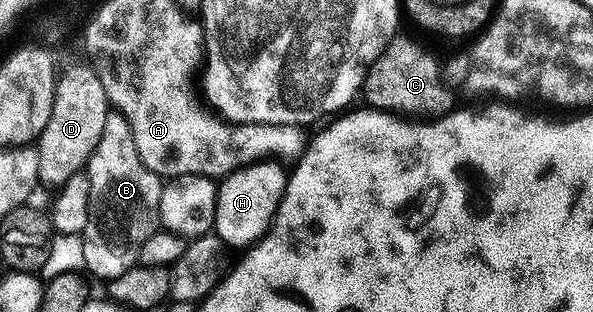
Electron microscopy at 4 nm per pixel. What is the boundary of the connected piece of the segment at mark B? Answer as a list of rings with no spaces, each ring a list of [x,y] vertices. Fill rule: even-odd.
[[[115,111],[108,113],[102,137],[99,138],[98,145],[88,160],[87,173],[90,180],[89,213],[86,228],[80,233],[83,242],[84,271],[90,277],[98,276],[102,282],[108,282],[131,270],[139,261],[139,250],[143,242],[147,242],[151,234],[158,232],[163,180],[151,170],[147,170],[147,166],[143,166],[139,150],[135,150],[135,138],[131,138],[131,126],[127,126],[125,119]]]

